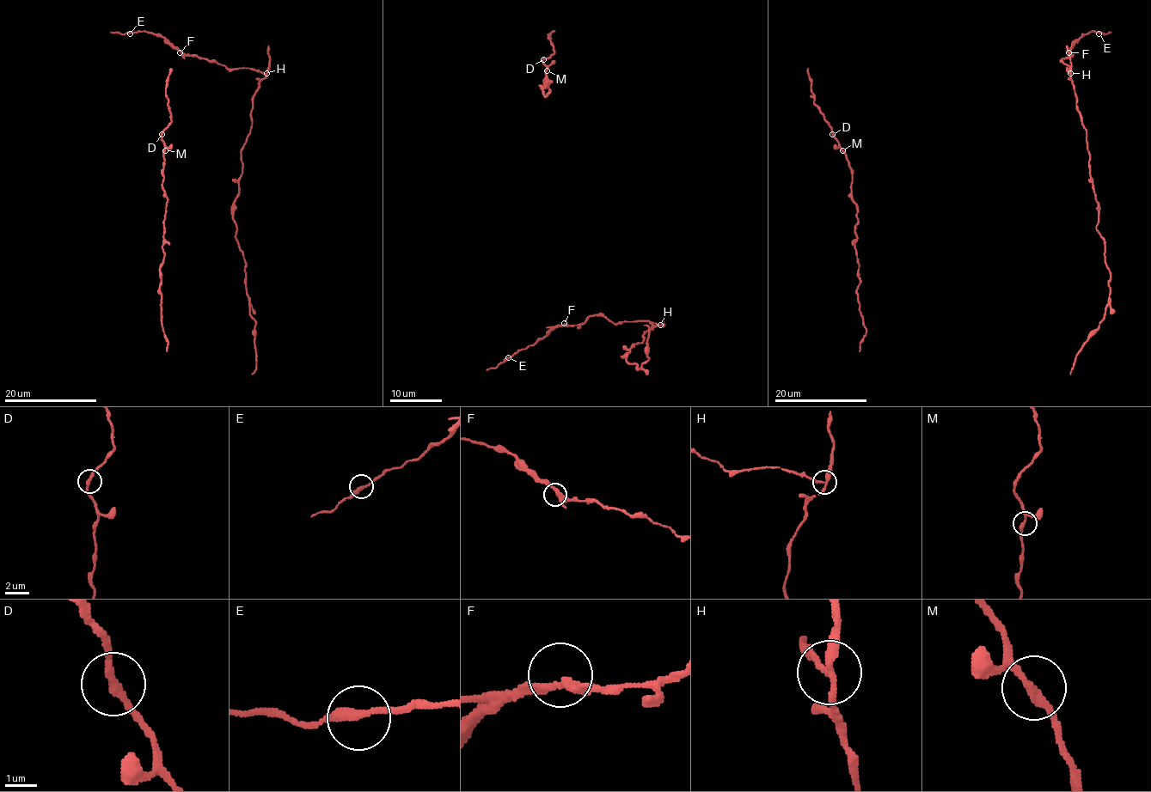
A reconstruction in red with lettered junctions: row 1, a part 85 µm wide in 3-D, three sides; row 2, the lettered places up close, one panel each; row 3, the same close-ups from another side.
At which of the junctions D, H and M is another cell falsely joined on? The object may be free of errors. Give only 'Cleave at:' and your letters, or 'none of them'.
Cleave at: H

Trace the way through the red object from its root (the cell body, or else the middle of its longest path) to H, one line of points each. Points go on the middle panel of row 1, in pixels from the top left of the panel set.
H: (650, 328), (648, 360), (638, 370), (623, 356), (660, 325)

